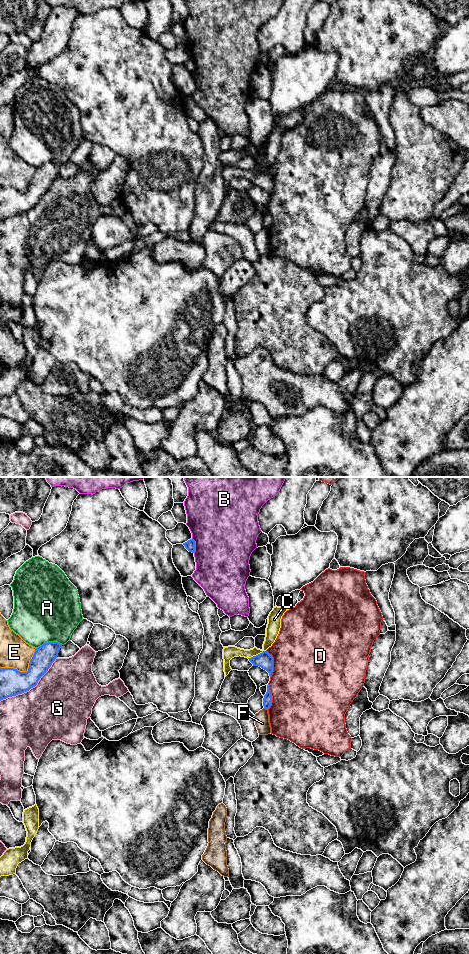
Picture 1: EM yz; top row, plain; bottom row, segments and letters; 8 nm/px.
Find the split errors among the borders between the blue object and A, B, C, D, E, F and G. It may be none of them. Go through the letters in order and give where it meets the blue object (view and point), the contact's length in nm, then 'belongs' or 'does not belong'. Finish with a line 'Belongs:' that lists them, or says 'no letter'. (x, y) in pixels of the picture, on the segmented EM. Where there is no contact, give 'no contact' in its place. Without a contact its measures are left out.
A: yz (49, 642) | 220 nm | does not belong
B: yz (194, 545) | 120 nm | does not belong
C: yz (256, 655) | 160 nm | does not belong
D: yz (272, 664) | 220 nm | does not belong
E: yz (24, 672) | 340 nm | does not belong
F: yz (266, 708) | 40 nm | does not belong
G: yz (31, 687) | 600 nm | does not belong
Belongs: no letter

